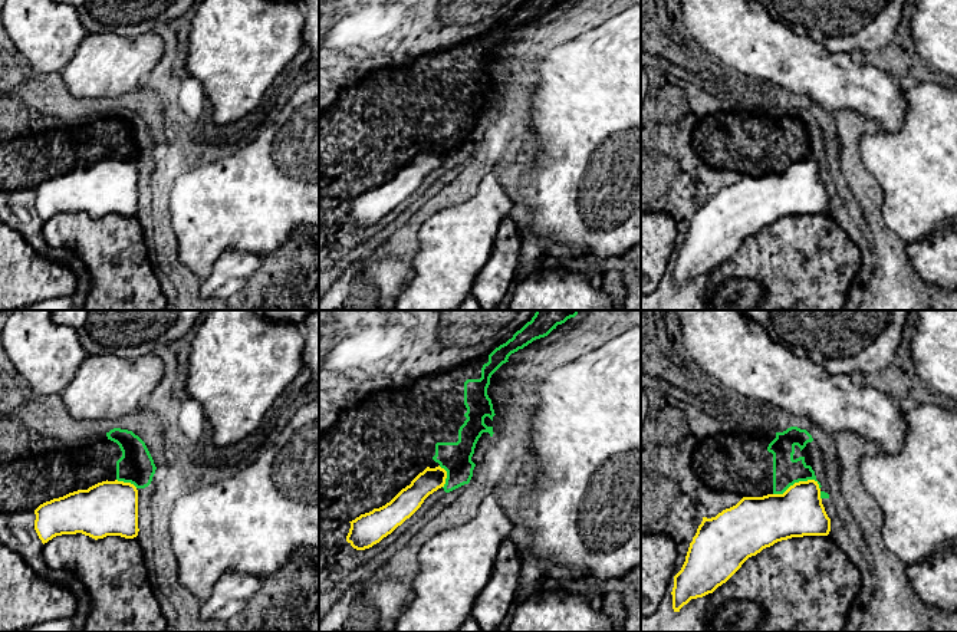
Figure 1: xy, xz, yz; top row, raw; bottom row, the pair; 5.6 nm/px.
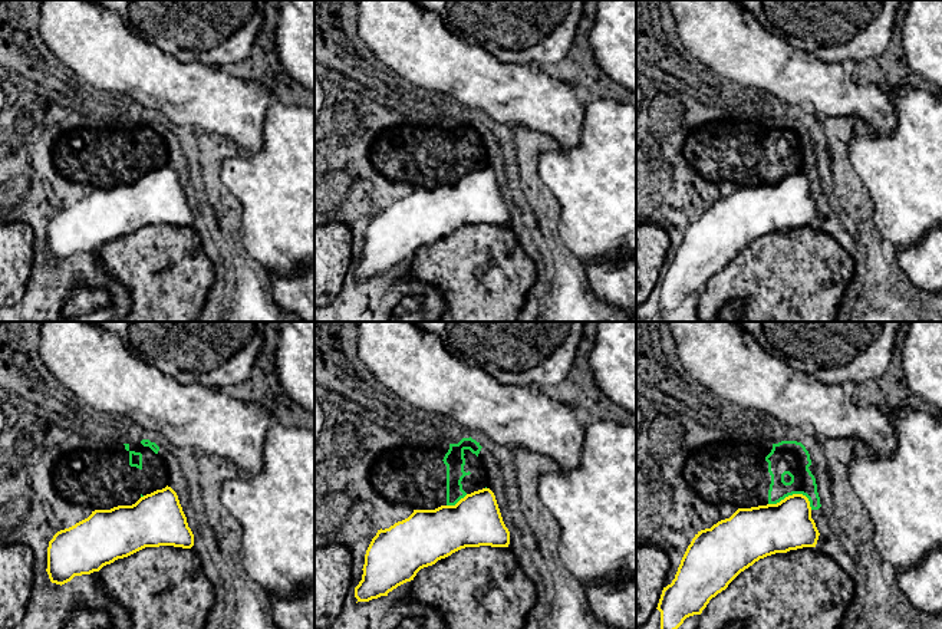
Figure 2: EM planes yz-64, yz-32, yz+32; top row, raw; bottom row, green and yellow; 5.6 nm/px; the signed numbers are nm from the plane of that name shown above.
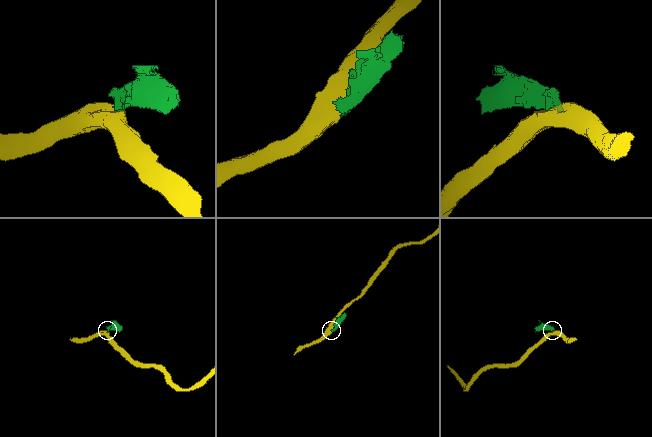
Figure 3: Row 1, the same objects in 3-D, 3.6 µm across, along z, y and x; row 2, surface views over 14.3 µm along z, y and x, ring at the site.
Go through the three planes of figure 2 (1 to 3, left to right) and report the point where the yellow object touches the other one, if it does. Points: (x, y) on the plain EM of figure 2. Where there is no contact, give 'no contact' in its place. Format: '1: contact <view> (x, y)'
1: no contact
2: contact yz-32 (457, 180)
3: contact yz+32 (793, 171)

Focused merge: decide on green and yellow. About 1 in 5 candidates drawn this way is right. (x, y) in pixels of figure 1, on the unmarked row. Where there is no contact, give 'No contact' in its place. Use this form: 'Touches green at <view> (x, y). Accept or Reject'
Touches green at yz (796, 160). Reject

